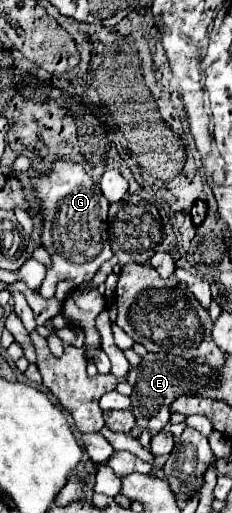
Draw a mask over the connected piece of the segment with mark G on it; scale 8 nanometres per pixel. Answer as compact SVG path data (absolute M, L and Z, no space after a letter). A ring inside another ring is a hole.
M57 157L43 177L31 179L41 213L41 243L51 255L51 267L47 267L47 275L39 287L39 293L47 299L55 295L55 285L59 281L69 279L75 285L91 281L97 269L113 257L107 235L109 201L105 201L97 185L99 183L83 169L83 165L63 157Z

